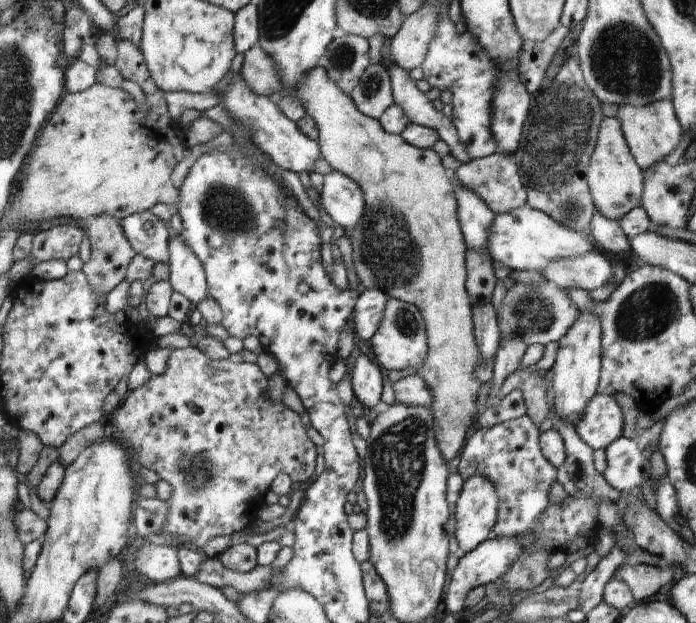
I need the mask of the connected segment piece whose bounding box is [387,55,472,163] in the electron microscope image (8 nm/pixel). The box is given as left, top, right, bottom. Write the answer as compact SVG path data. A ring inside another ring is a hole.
M387 55L388 58L391 61L390 66L390 76L393 78L393 93L394 98L397 100L397 104L404 110L405 116L409 119L409 123L415 123L433 130L436 130L436 133L439 135L439 139L444 141L448 147L450 147L450 155L454 156L457 161L460 161L461 163L470 163L472 158L469 156L469 153L467 152L467 149L465 148L465 145L460 142L458 137L458 132L456 131L454 121L451 121L450 119L446 118L444 114L441 111L436 110L432 104L432 99L428 96L428 94L424 94L418 90L415 81L411 80L409 76L408 71L404 71L402 68L399 68L394 62L391 60L390 56Z

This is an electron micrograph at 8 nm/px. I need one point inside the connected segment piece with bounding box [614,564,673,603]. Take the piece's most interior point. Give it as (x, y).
(643, 581)

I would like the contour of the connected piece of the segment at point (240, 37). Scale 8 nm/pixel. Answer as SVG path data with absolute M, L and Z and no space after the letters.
M250 4L235 16L235 48L237 53L244 55L254 48L261 39L259 9L256 4Z

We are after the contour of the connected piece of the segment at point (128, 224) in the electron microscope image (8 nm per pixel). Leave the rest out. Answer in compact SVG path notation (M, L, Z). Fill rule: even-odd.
M136 212L120 222L137 255L155 264L168 263L169 230L160 218L152 212Z

